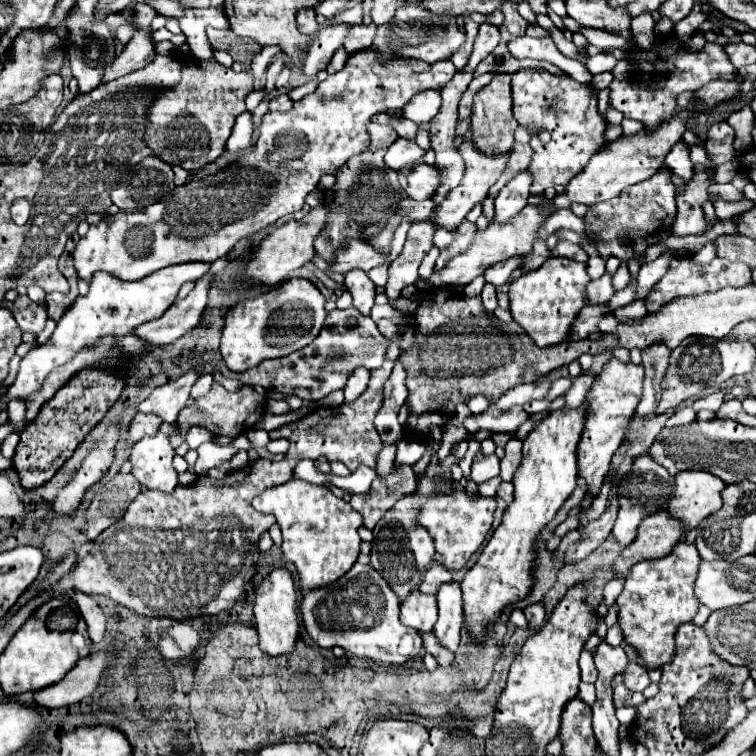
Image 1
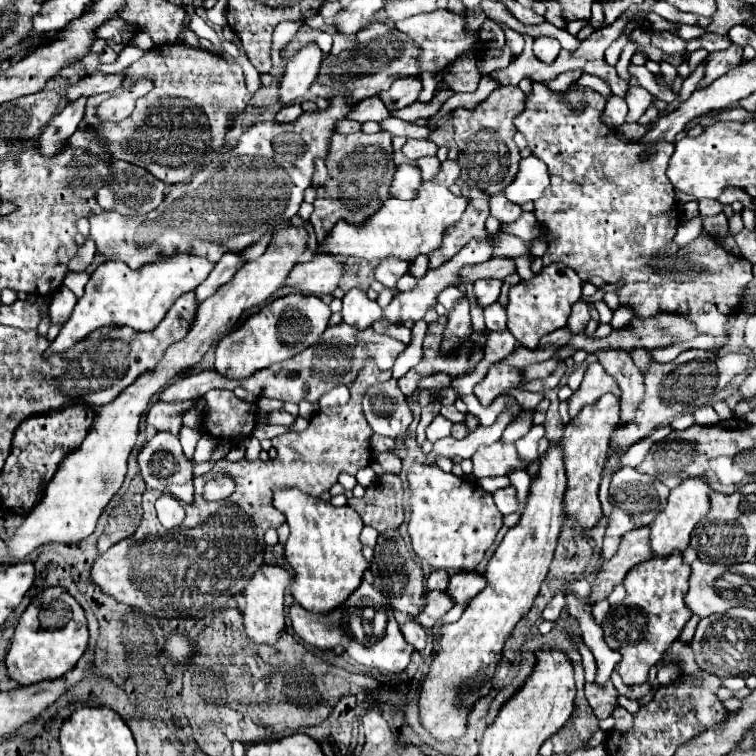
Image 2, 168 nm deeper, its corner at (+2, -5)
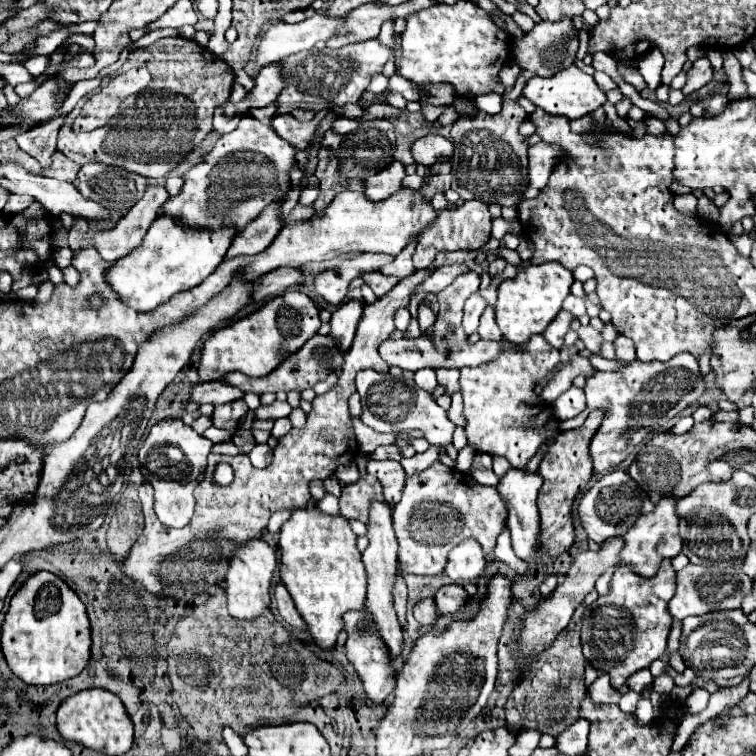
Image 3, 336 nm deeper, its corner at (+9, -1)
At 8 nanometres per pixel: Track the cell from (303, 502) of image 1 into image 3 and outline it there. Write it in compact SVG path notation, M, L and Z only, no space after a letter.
M317 506L313 508L299 508L293 510L291 518L281 526L281 580L287 586L299 614L309 626L313 640L321 648L333 648L337 634L343 628L341 616L349 610L363 608L365 590L367 590L367 574L361 562L361 552L357 550L357 536L351 530L349 520L343 514L325 514Z

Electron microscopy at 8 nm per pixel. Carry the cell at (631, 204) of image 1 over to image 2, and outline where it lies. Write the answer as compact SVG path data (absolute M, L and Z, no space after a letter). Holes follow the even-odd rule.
M534 82L532 94L526 100L526 110L514 120L514 126L526 136L532 154L542 158L550 172L550 186L546 194L534 202L534 214L544 232L548 232L552 238L546 254L542 256L544 266L564 262L566 266L574 268L582 280L592 276L602 278L606 284L618 284L622 280L624 284L616 292L620 306L630 306L636 320L646 320L660 312L686 314L698 334L716 336L714 350L720 350L722 344L726 344L724 334L728 316L740 308L740 302L730 304L730 298L742 300L744 288L752 282L752 264L742 256L732 256L720 244L714 244L716 238L708 236L708 232L686 246L674 244L680 218L674 200L674 186L666 176L668 160L674 154L674 142L658 142L654 150L646 150L640 142L620 140L600 120L604 104L604 96L590 88L576 86L566 94L560 94L548 90L540 82ZM580 98L584 98L586 106L580 116L574 116L572 106Z

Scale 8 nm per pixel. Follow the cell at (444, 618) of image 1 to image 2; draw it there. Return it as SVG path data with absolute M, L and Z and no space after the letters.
M462 568L450 578L448 594L456 600L456 604L460 604L472 600L474 594L484 590L484 586L486 586L486 578L482 572L478 572L476 568Z

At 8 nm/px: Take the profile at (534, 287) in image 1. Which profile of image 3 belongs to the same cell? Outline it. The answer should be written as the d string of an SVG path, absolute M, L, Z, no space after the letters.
M545 262L539 266L531 264L515 278L503 280L497 288L499 298L495 306L497 326L501 328L503 338L513 344L525 344L533 334L543 334L549 322L559 314L573 280L573 274L559 262Z

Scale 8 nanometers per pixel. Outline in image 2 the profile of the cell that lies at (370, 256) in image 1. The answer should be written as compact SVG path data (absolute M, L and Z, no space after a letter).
M314 256L310 262L296 264L286 278L286 286L298 294L332 294L344 274L344 264L332 256Z

